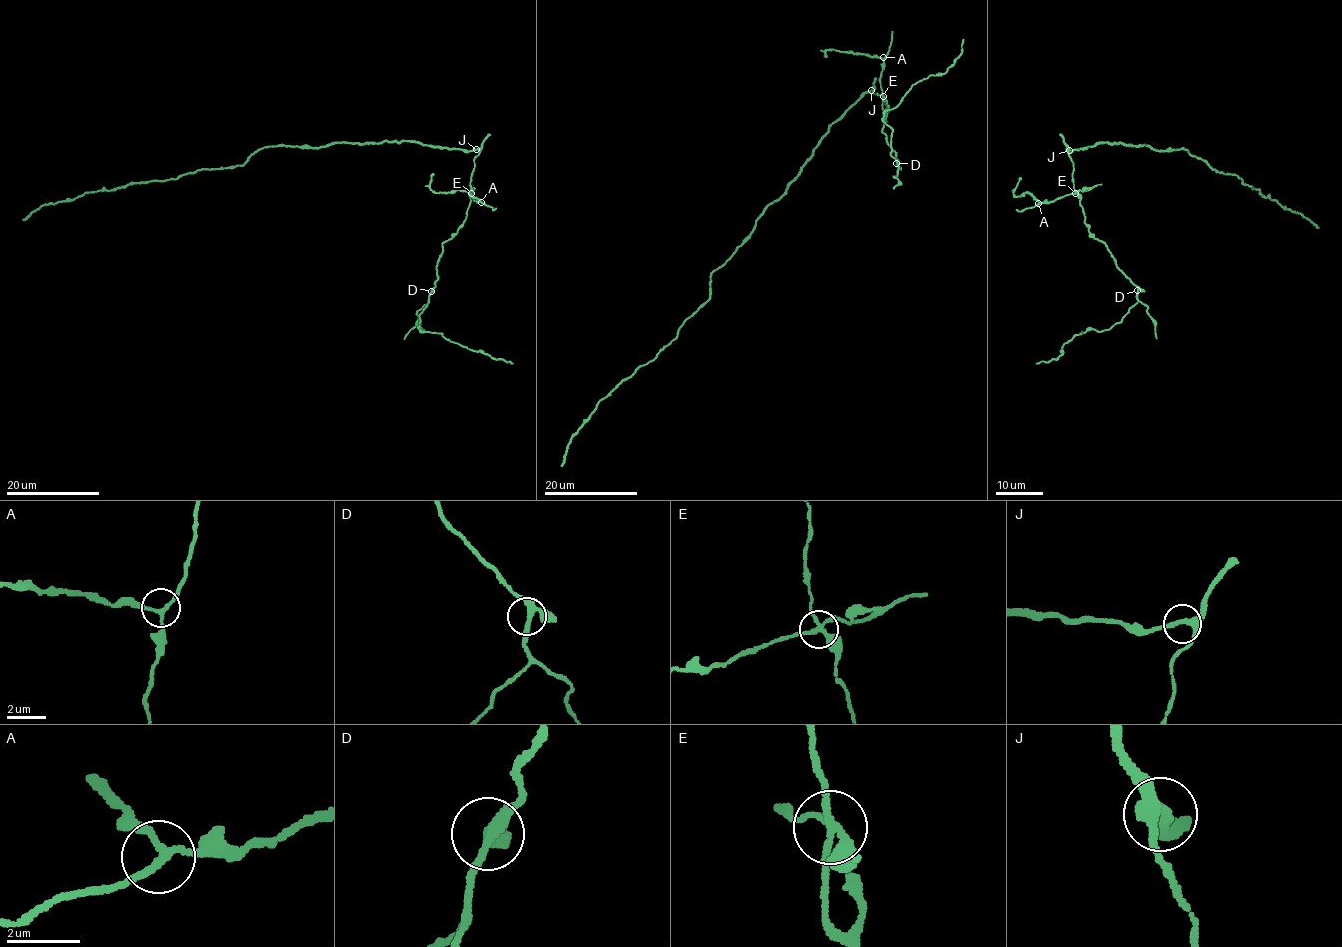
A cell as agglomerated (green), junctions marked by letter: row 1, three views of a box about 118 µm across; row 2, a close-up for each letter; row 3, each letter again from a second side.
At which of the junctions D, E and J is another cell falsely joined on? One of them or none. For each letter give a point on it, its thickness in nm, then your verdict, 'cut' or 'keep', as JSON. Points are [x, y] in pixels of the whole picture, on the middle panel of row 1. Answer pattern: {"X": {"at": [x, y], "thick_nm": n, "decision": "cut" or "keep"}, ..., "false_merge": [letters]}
{"D": {"at": [896, 163], "thick_nm": 260, "decision": "keep"}, "E": {"at": [883, 96], "thick_nm": 220, "decision": "cut"}, "J": {"at": [871, 90], "thick_nm": 300, "decision": "keep"}, "false_merge": ["E"]}

